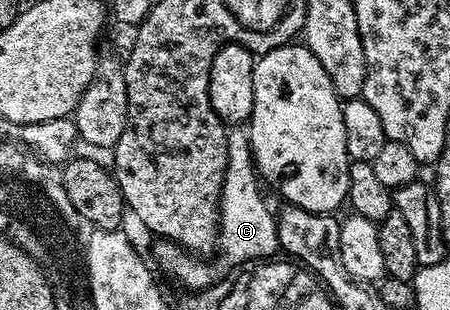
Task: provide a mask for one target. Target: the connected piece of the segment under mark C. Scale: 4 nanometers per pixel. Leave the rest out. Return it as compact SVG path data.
M243 129L228 130L228 163L224 172L224 183L220 189L218 211L218 251L232 268L240 268L253 260L268 260L272 253L280 250L273 211L268 211L260 195L261 183L252 161L252 148Z

